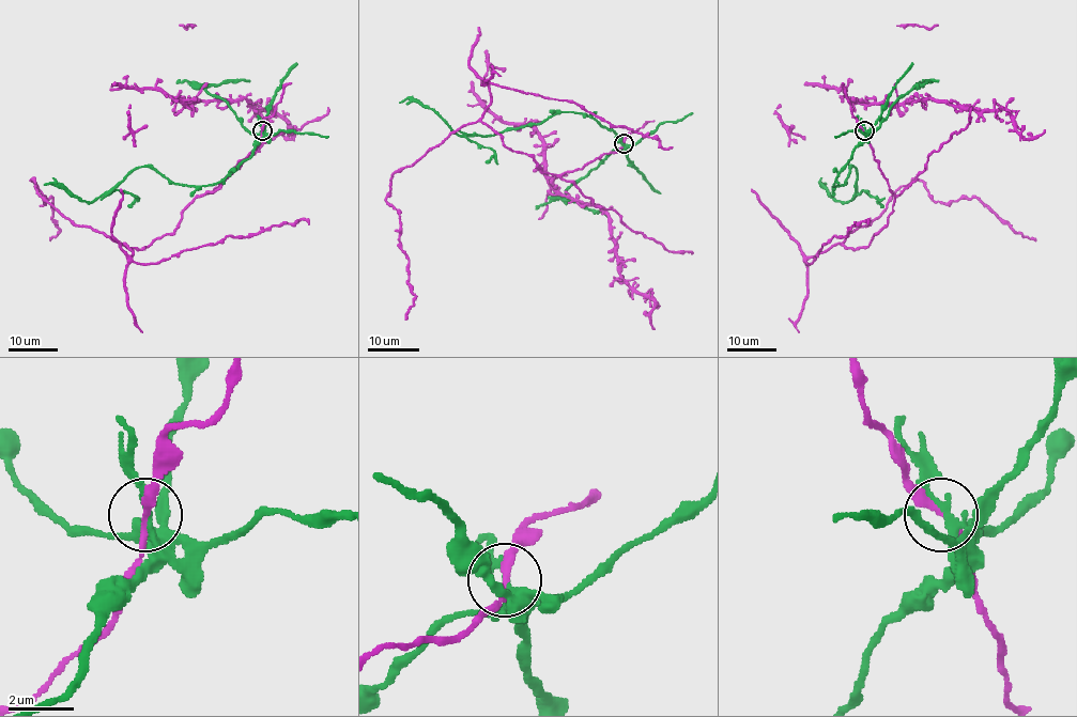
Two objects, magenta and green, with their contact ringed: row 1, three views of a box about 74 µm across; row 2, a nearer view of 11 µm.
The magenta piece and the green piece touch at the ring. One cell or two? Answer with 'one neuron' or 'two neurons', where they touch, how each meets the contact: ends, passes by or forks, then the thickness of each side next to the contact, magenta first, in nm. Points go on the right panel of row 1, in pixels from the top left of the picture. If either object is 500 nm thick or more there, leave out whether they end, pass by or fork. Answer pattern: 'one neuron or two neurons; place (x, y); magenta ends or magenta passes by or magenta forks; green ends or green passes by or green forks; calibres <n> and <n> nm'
two neurons; place (864, 130); magenta passes by; green passes by; calibres 240 and 200 nm

